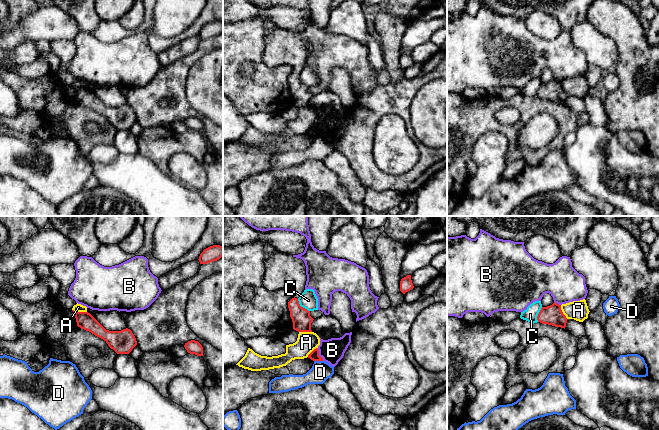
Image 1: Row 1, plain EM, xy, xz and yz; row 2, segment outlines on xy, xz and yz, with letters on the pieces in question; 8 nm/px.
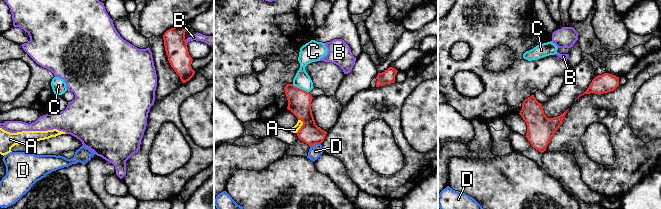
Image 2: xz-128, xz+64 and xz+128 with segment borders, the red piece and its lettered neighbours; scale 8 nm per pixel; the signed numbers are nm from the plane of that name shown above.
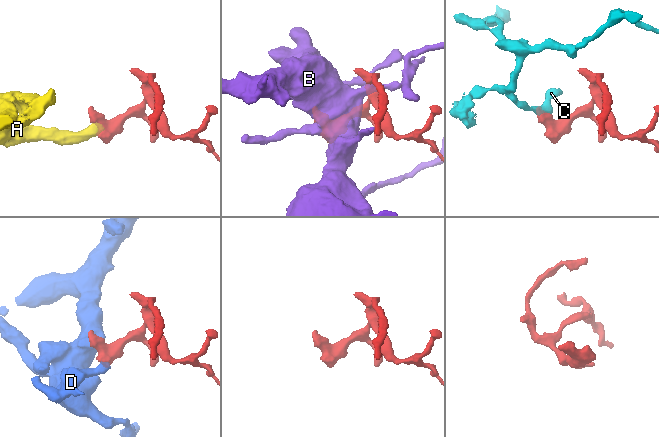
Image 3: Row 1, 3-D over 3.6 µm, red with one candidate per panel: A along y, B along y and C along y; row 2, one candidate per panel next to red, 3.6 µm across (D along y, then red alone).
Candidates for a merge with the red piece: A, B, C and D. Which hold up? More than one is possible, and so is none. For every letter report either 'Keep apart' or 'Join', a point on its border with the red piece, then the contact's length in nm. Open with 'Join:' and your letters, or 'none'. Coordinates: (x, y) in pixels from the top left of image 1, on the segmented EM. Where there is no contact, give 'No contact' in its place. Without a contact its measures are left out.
Join: none
A: Keep apart. Touches red at xy (79, 312). Shared border 120 nm
B: Keep apart. Touches red at xz (318, 354). Shared border 110 nm
C: Keep apart. Touches red at xz (302, 307). Shared border 140 nm
D: Keep apart. Touches red at xz (318, 360). Shared border 80 nm

